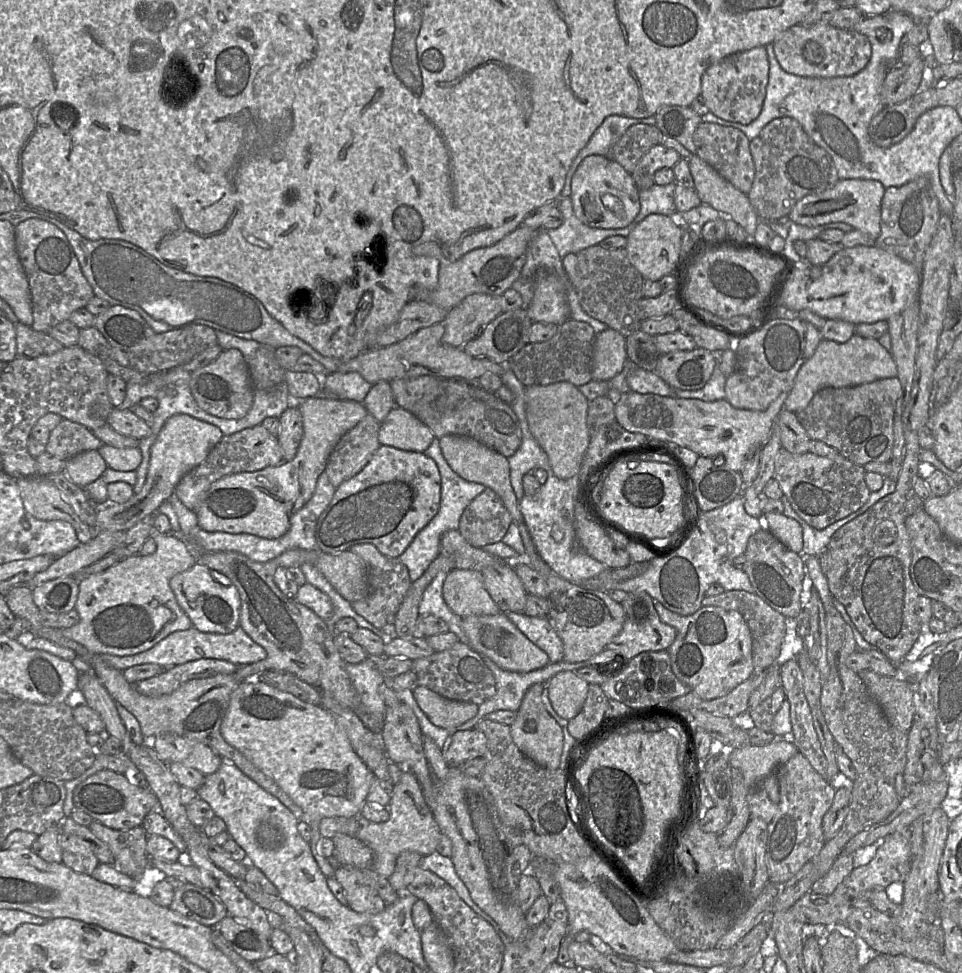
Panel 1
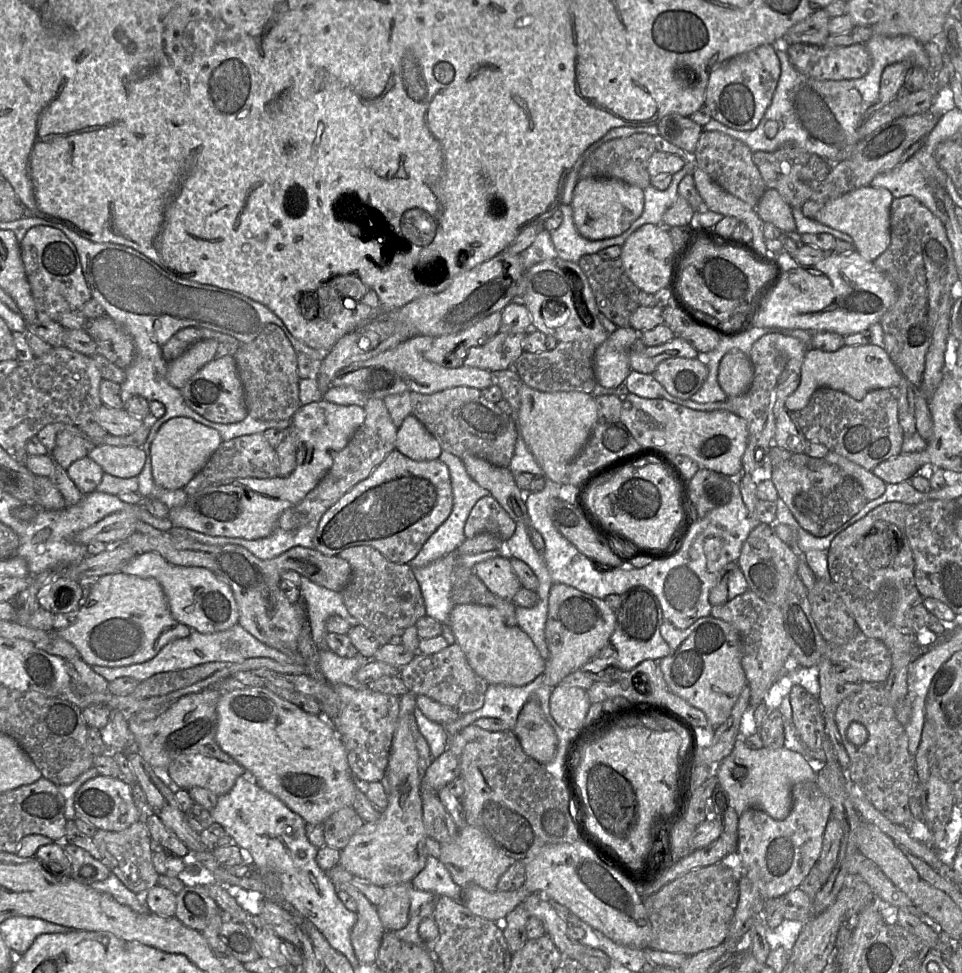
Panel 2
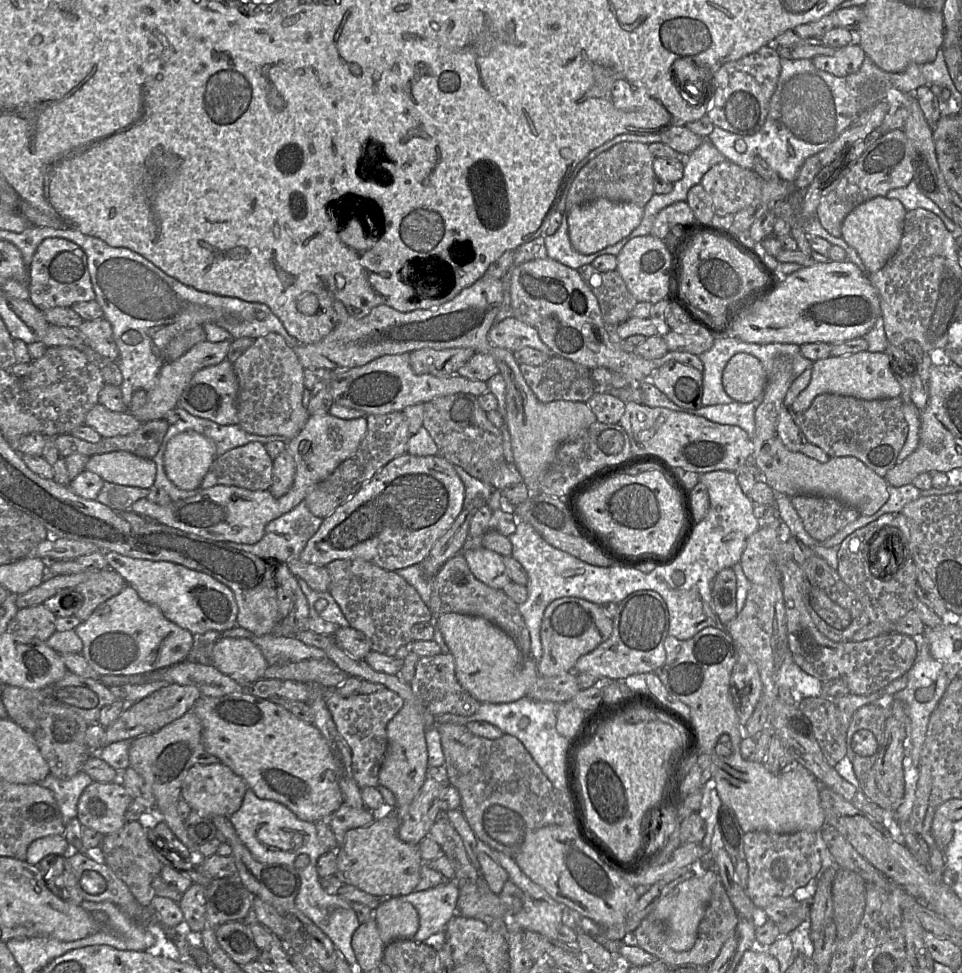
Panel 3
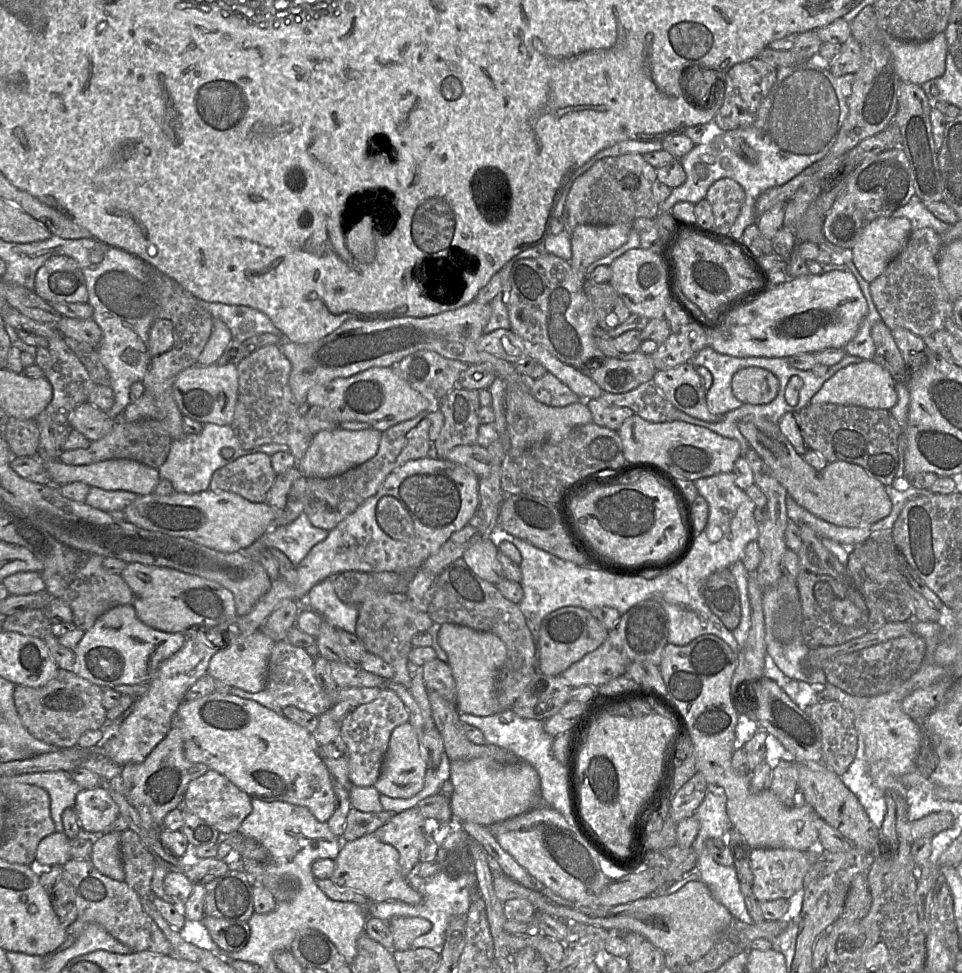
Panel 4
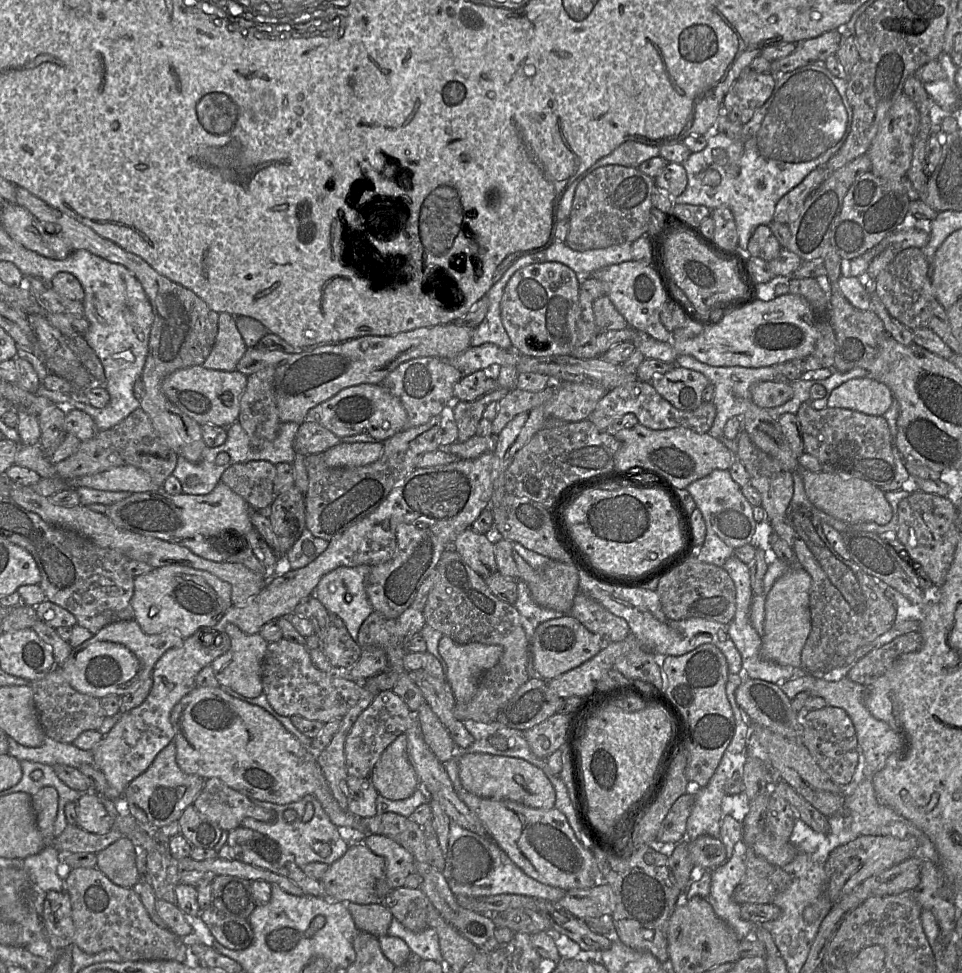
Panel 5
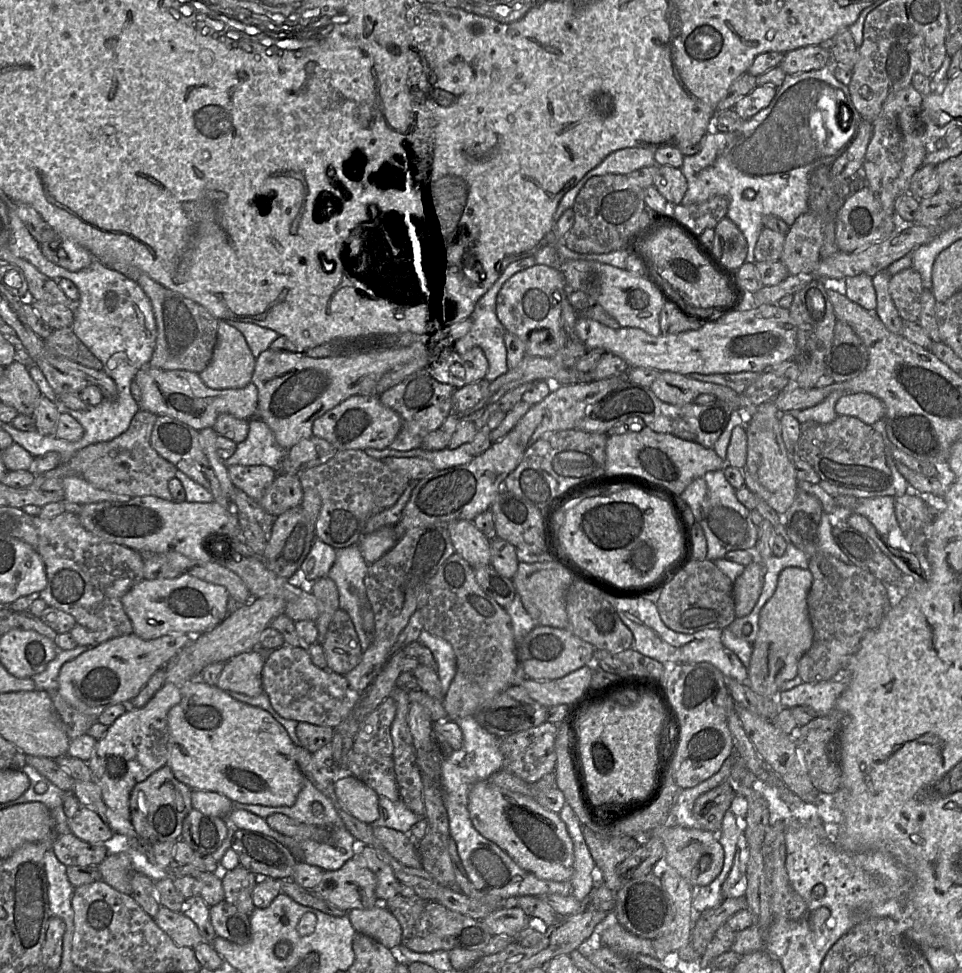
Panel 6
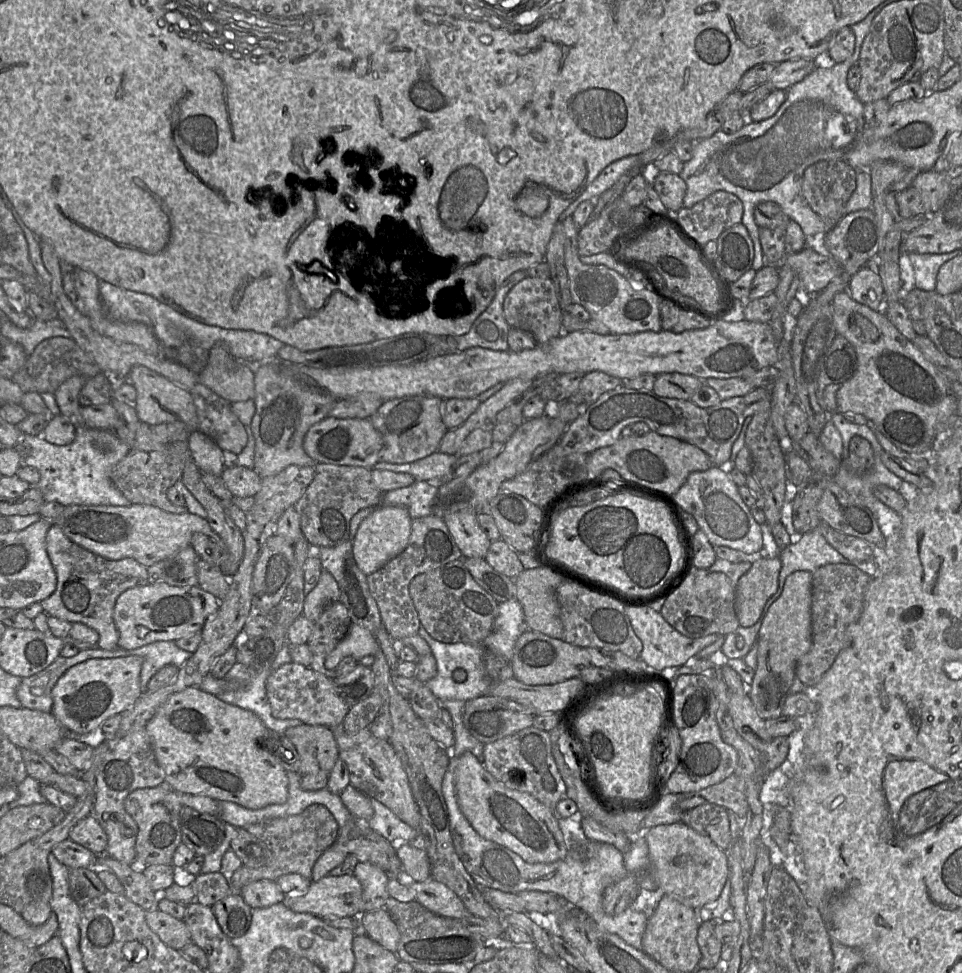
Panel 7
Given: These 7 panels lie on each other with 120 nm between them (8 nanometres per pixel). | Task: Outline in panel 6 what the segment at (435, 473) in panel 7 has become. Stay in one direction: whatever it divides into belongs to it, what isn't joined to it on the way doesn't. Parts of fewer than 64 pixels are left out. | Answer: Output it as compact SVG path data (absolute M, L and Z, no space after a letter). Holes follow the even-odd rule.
M466 443L458 448L445 448L438 451L430 451L416 448L408 451L400 451L400 457L416 457L428 460L435 470L468 464L474 457L471 454L471 443Z

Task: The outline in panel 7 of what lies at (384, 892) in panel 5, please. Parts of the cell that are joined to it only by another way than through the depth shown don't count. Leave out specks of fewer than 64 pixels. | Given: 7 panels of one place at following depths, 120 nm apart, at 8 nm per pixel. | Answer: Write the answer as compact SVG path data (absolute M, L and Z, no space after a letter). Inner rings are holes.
M327 875L312 882L305 893L287 896L284 904L294 912L325 916L361 915L362 886L353 875Z

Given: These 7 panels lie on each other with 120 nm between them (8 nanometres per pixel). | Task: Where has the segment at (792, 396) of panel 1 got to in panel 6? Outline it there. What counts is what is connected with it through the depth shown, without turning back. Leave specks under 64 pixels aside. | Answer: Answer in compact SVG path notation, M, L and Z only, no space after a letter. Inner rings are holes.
M864 392L841 396L835 404L835 411L838 415L856 417L868 425L884 419L886 413L880 399Z

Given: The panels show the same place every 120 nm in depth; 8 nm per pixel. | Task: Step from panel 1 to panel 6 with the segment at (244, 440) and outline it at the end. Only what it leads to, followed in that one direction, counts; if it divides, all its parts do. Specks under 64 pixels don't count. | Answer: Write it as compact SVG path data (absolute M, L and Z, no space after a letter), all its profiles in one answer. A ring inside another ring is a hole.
M232 465L228 467L228 475L234 487L257 502L273 482L276 474L275 470L265 465Z

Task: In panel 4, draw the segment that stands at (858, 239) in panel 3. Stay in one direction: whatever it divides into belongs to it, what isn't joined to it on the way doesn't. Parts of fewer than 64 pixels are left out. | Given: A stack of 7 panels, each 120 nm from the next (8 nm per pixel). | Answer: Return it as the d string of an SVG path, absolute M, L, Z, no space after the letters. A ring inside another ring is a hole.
M905 217L870 222L851 249L853 262L863 279L871 283L880 276L888 263L904 250L910 234L911 224Z

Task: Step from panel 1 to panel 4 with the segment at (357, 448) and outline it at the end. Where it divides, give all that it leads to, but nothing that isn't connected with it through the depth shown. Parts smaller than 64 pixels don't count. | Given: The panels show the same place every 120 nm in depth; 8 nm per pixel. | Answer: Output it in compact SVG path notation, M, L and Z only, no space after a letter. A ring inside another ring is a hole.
M437 403L431 409L420 412L414 418L391 426L382 432L376 455L363 464L335 477L307 478L303 511L312 525L328 531L332 530L366 499L375 495L393 470L410 460L431 455L433 443L429 436L431 420L426 416L435 409L438 409Z

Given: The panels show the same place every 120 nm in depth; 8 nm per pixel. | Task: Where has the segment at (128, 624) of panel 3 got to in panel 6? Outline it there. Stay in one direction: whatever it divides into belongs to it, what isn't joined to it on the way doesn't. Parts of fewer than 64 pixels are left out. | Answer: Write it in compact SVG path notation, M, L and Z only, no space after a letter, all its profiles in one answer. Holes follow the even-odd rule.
M131 633L129 635L124 635L120 636L117 638L113 638L110 640L107 640L105 642L102 642L91 649L83 652L80 654L78 657L76 657L73 660L70 660L63 664L63 666L60 669L59 675L58 675L58 691L62 695L62 697L74 708L76 708L78 711L99 717L99 715L107 708L108 706L116 705L116 704L125 704L126 705L126 711L130 709L137 709L137 708L132 708L129 705L129 702L135 698L140 691L143 689L143 687L148 683L149 679L152 677L152 675L160 668L165 667L165 665L172 660L180 650L182 650L192 639L192 636L188 634L167 634L164 636L161 636L159 638L153 639L153 640L143 640L134 633Z

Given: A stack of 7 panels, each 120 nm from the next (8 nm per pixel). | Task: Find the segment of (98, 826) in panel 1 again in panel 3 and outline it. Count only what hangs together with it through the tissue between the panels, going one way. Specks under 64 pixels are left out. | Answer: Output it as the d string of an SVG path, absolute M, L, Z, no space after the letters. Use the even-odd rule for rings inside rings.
M138 821L126 822L118 831L104 835L97 850L97 856L103 857L103 863L128 886L143 907L149 907L156 895L152 881L155 876L159 875L162 864L154 854L154 848L148 840L146 829Z

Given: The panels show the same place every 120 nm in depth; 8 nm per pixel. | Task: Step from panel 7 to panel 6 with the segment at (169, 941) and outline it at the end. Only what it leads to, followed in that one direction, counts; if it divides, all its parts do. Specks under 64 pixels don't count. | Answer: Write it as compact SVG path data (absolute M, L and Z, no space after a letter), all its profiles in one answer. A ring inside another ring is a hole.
M160 905L153 920L178 946L192 948L205 942L196 924L182 912Z

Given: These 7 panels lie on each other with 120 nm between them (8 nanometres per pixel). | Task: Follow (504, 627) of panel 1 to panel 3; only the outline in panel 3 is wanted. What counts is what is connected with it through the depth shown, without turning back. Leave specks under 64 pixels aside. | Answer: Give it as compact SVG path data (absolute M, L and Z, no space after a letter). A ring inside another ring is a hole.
M445 613L438 616L439 627L455 659L456 678L481 703L509 703L529 692L538 674L538 663L524 656L514 640L492 622L475 616Z

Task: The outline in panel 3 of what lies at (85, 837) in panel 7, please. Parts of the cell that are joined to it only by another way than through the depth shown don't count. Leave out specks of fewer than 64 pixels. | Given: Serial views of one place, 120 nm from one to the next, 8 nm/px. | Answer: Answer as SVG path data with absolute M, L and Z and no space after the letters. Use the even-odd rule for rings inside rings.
M118 781L92 782L78 799L76 818L82 826L108 835L126 824L125 813L131 800L129 792Z

